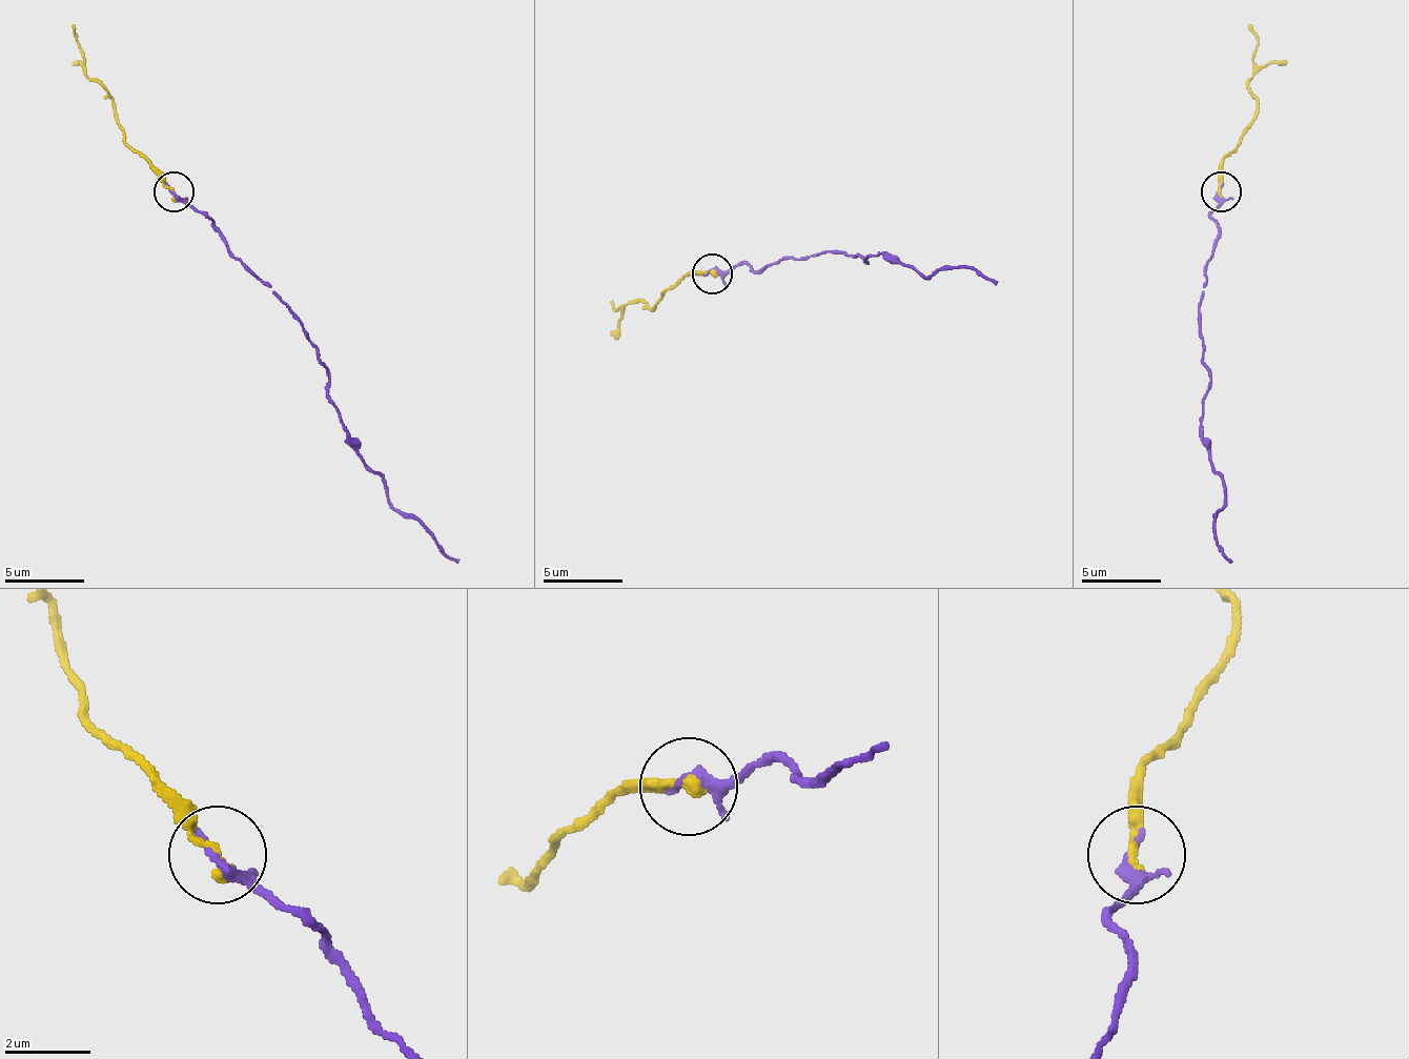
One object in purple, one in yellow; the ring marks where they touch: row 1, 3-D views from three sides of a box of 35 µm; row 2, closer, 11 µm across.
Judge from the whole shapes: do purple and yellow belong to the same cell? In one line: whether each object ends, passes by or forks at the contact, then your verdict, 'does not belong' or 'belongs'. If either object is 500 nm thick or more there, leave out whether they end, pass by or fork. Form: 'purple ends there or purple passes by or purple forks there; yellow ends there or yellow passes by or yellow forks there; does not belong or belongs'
purple passes by; yellow ends there; belongs

